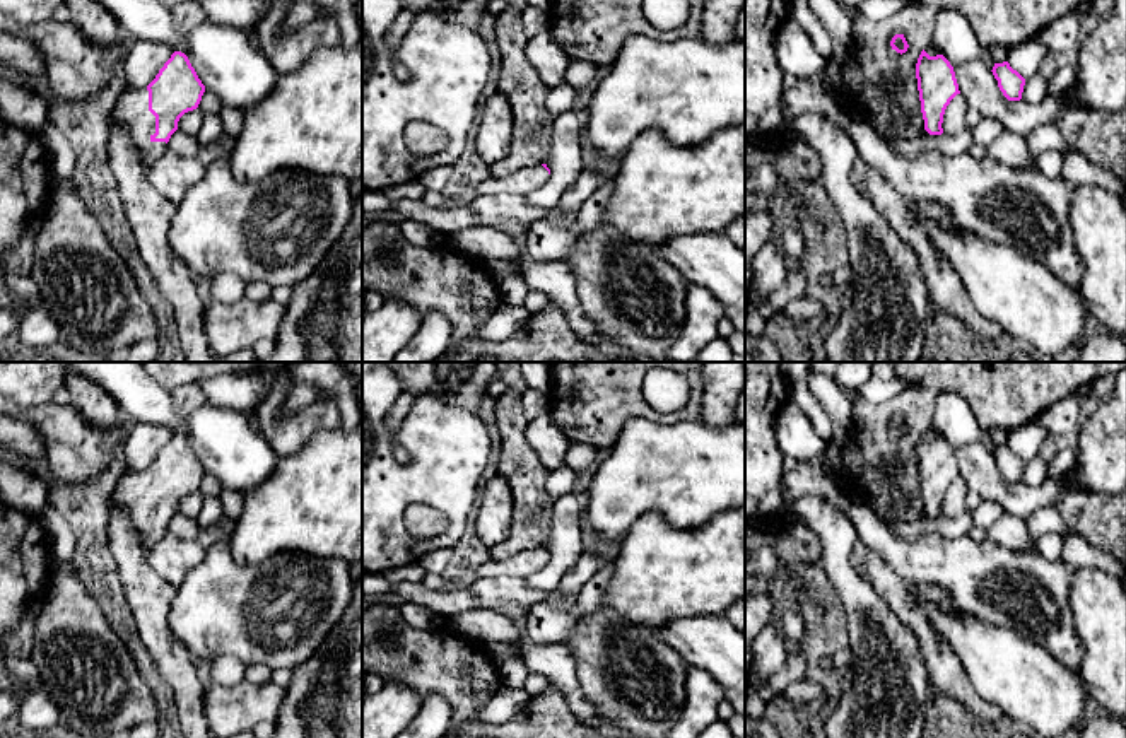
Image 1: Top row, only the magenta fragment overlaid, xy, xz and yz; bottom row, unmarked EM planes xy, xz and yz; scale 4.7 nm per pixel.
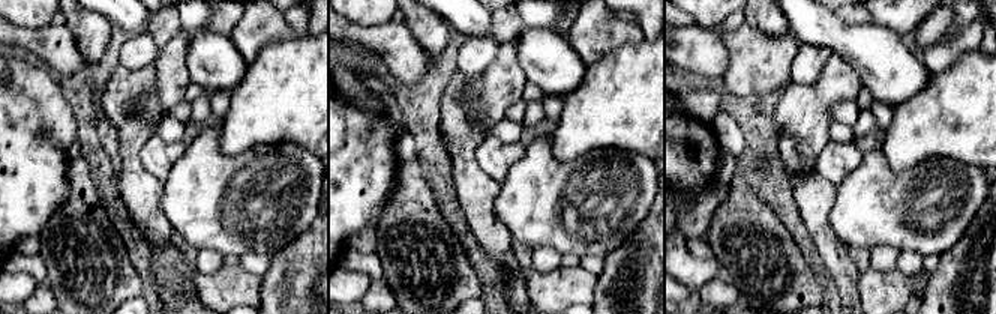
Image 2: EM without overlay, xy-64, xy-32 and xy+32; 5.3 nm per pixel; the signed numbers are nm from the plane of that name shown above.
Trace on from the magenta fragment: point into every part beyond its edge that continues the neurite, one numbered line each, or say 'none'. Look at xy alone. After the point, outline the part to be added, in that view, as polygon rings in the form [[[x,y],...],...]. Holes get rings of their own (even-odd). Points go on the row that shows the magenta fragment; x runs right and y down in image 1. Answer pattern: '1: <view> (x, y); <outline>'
1: xy (132, 108); [[[147,87],[126,89],[121,92],[109,114],[108,130],[116,123],[126,126],[128,138],[142,152],[144,169],[149,173],[155,161],[167,150],[167,144],[150,140],[155,133],[155,116],[149,111]]]

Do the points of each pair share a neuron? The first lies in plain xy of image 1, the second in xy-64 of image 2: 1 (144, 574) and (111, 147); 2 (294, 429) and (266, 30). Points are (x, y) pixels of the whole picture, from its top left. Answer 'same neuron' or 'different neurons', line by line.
1: different neurons
2: same neuron

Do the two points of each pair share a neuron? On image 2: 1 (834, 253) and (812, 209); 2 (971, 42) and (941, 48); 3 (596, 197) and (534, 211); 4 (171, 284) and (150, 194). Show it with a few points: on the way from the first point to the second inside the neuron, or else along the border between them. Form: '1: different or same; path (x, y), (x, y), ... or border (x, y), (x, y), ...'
1: same; path (825, 242), (816, 220)
2: same; path (963, 42), (956, 48), (948, 48)
3: same; path (581, 205), (549, 205)
4: different; border (173, 244), (164, 248), (149, 247)

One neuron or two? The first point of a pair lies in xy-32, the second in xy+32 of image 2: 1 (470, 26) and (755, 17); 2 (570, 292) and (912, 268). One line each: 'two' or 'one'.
1: two
2: two

